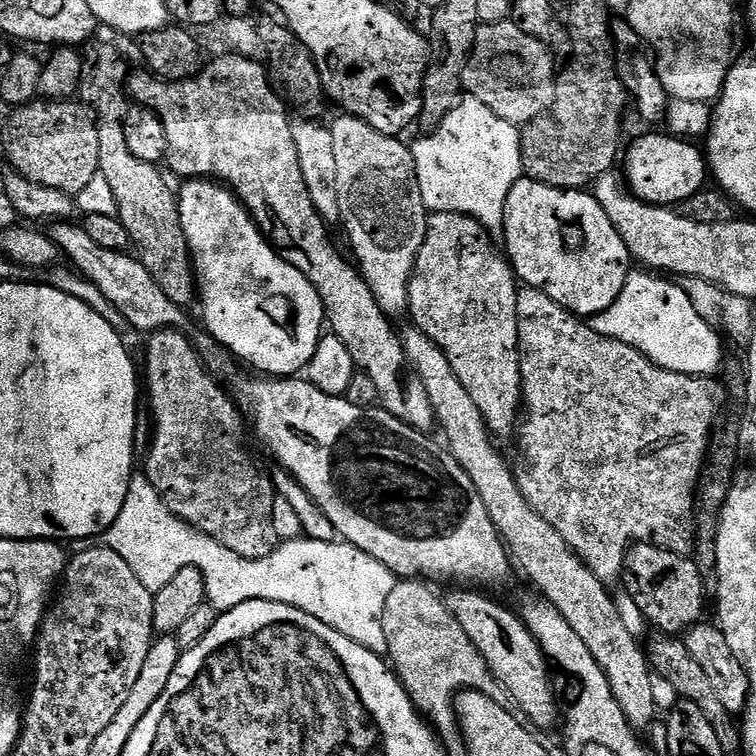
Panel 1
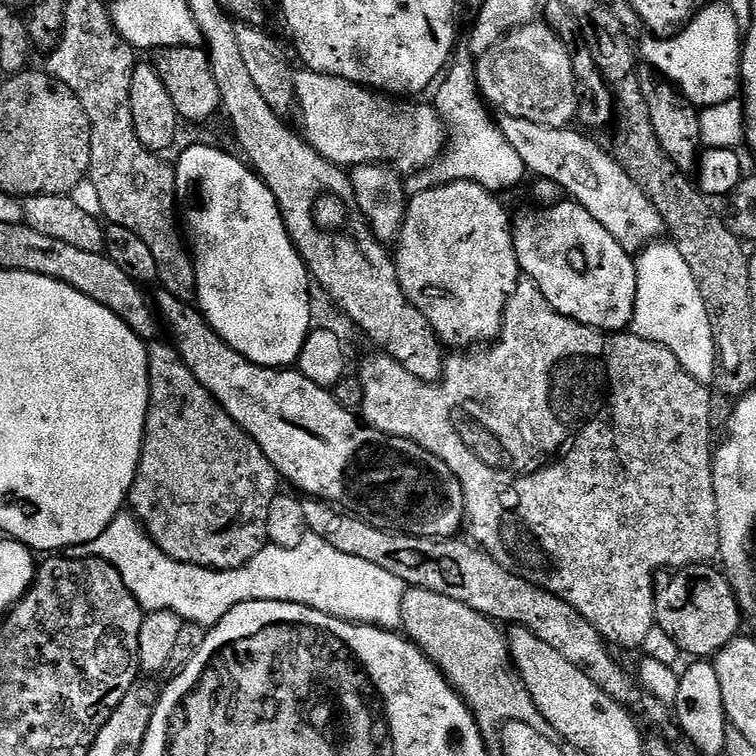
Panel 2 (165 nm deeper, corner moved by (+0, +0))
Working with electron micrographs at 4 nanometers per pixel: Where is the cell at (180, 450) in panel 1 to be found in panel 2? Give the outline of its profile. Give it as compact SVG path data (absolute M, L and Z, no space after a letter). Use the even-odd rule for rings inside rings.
M152 342L147 345L148 349L148 413L144 423L144 441L140 447L140 461L134 474L132 489L128 492L127 503L130 505L130 511L140 524L143 526L148 537L161 548L166 555L174 558L178 562L197 564L199 567L213 568L218 571L225 571L228 568L242 567L250 558L254 558L266 546L268 535L266 534L266 514L270 502L278 495L279 484L282 484L281 477L278 475L276 467L262 454L258 442L226 414L226 410L217 400L194 378L194 374L182 362L179 352L171 343L160 344L161 342Z

